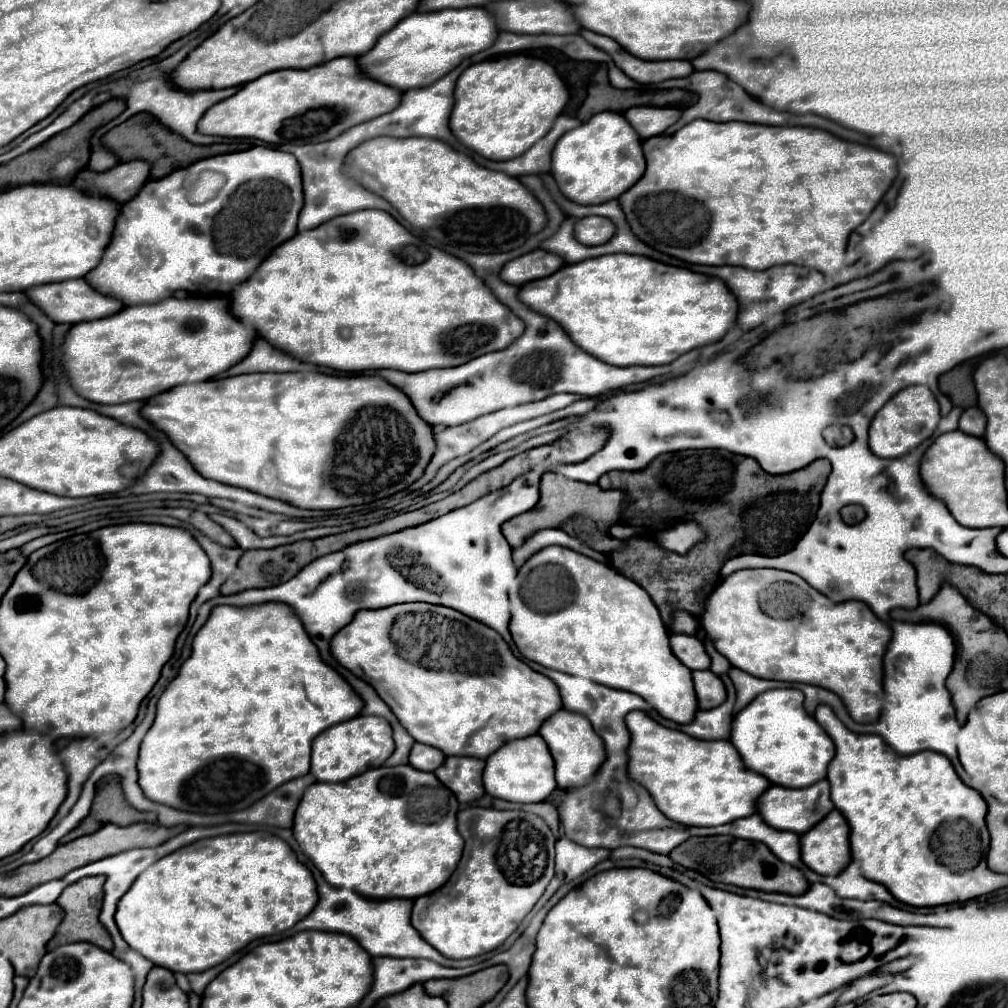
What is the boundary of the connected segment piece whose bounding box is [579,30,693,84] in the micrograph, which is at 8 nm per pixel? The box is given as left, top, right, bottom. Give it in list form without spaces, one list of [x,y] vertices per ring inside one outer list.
[[[591,30],[579,32],[587,42],[611,54],[613,62],[639,84],[657,84],[671,78],[683,78],[693,72],[693,64],[687,60],[641,60],[627,50],[623,50],[613,38],[595,34]]]

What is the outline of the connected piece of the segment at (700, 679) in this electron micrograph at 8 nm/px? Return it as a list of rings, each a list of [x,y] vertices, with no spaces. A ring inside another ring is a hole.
[[[711,670],[693,672],[693,682],[695,682],[695,692],[697,692],[701,710],[717,708],[719,704],[725,702],[725,698],[727,698],[725,686],[719,680],[719,676],[715,676]]]

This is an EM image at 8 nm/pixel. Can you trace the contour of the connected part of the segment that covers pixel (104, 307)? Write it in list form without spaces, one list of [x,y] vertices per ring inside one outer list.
[[[85,278],[65,280],[65,282],[55,282],[55,284],[41,284],[37,288],[29,288],[27,294],[57,324],[77,324],[77,322],[87,322],[87,320],[99,320],[103,316],[113,316],[123,308],[121,300],[97,292]]]

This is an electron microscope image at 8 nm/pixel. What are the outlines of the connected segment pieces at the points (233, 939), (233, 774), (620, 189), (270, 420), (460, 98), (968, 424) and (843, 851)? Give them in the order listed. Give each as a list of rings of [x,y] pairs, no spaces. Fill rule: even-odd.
[[[243,832],[197,840],[151,864],[121,896],[115,922],[125,942],[145,958],[171,972],[189,974],[217,966],[247,942],[265,936],[267,924],[275,926],[279,932],[293,928],[315,904],[317,890],[313,874],[297,860],[291,846],[265,832]]]
[[[267,602],[267,604],[255,604],[255,606],[215,606],[211,610],[209,620],[205,626],[195,634],[193,638],[193,652],[191,656],[183,662],[179,668],[177,678],[167,686],[163,696],[157,702],[157,714],[155,722],[145,734],[139,750],[139,760],[137,760],[137,770],[139,770],[139,786],[143,788],[145,796],[151,800],[175,806],[175,808],[185,808],[189,812],[233,812],[233,810],[243,810],[257,802],[259,798],[267,796],[273,792],[277,786],[305,776],[309,772],[309,754],[311,754],[311,742],[317,734],[327,730],[333,724],[339,724],[343,720],[351,720],[363,710],[363,700],[357,696],[357,692],[345,684],[345,678],[325,664],[319,656],[317,646],[311,642],[309,634],[305,632],[301,620],[295,616],[293,608],[289,608],[283,602]]]
[[[599,112],[589,122],[559,138],[551,158],[551,174],[559,190],[577,204],[601,204],[629,190],[645,172],[641,138],[619,112]]]
[[[321,372],[241,374],[241,376],[215,378],[215,380],[205,380],[171,388],[169,392],[163,392],[161,396],[153,396],[153,400],[147,400],[141,412],[159,430],[163,430],[173,440],[173,444],[177,444],[177,448],[181,448],[181,452],[185,452],[185,456],[189,456],[189,462],[201,472],[201,476],[213,478],[213,480],[219,480],[219,482],[225,482],[231,486],[241,486],[241,488],[251,486],[251,490],[257,494],[269,496],[269,498],[279,498],[283,502],[289,502],[297,508],[307,508],[307,510],[333,510],[333,508],[343,508],[343,506],[369,504],[369,502],[387,498],[395,492],[401,492],[423,476],[423,472],[435,452],[435,436],[433,436],[431,424],[427,424],[417,414],[417,410],[413,408],[409,396],[405,392],[401,392],[397,386],[389,384],[387,380],[381,380],[381,376],[329,376],[329,374],[321,374]]]
[[[509,54],[471,64],[459,76],[449,128],[469,150],[489,160],[511,160],[527,152],[551,130],[567,102],[567,84],[549,62]]]
[[[973,406],[973,408],[967,408],[963,414],[961,414],[961,420],[959,420],[959,430],[961,432],[967,432],[971,436],[983,436],[985,434],[985,414],[981,412],[979,406]]]
[[[839,810],[801,836],[801,860],[823,876],[837,876],[851,862],[849,824]]]

